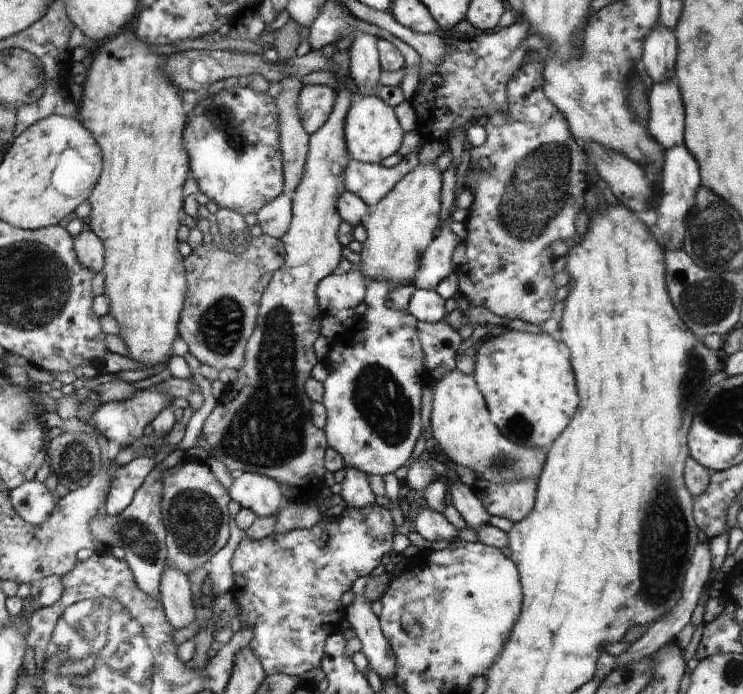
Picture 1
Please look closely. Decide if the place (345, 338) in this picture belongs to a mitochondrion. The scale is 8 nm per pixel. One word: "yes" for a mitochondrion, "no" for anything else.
no

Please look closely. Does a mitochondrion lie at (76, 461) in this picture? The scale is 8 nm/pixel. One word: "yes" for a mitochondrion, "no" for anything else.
yes

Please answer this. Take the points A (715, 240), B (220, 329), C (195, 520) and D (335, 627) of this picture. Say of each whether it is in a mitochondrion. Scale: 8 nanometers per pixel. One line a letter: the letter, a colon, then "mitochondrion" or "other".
A: mitochondrion
B: mitochondrion
C: mitochondrion
D: other

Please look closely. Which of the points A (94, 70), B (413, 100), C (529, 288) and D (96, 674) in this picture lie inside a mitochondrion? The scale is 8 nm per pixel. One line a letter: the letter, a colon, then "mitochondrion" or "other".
A: other
B: other
C: other
D: mitochondrion

